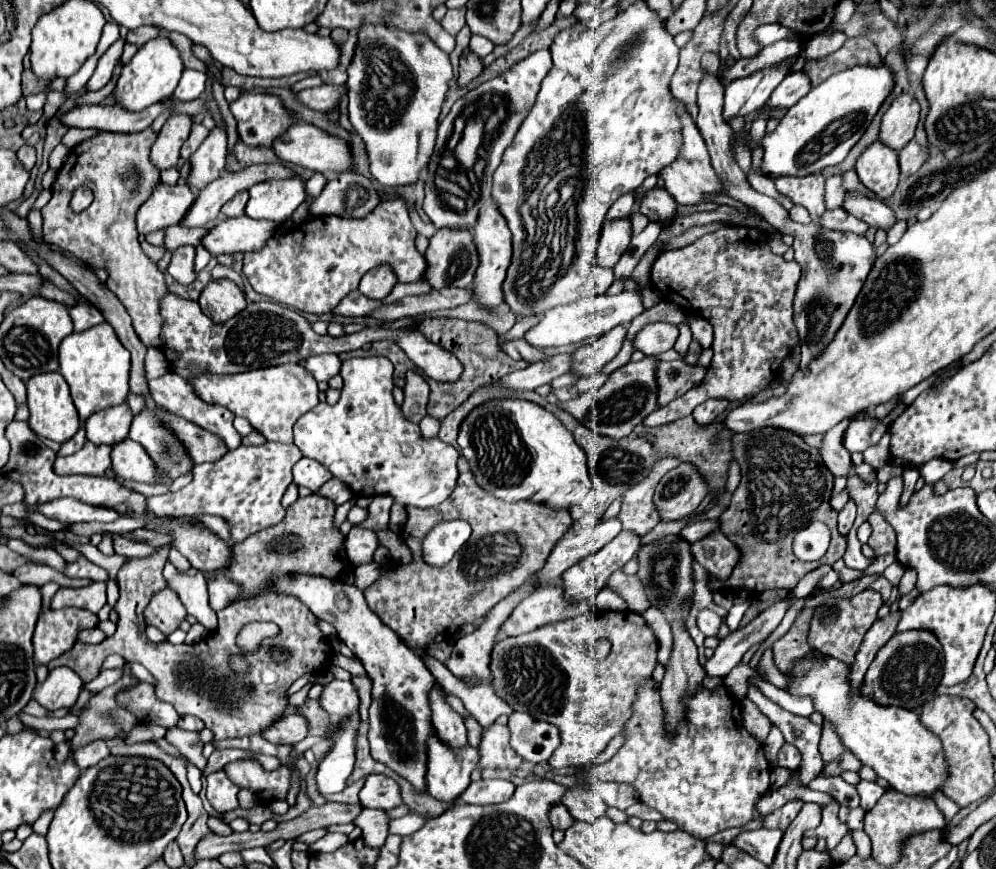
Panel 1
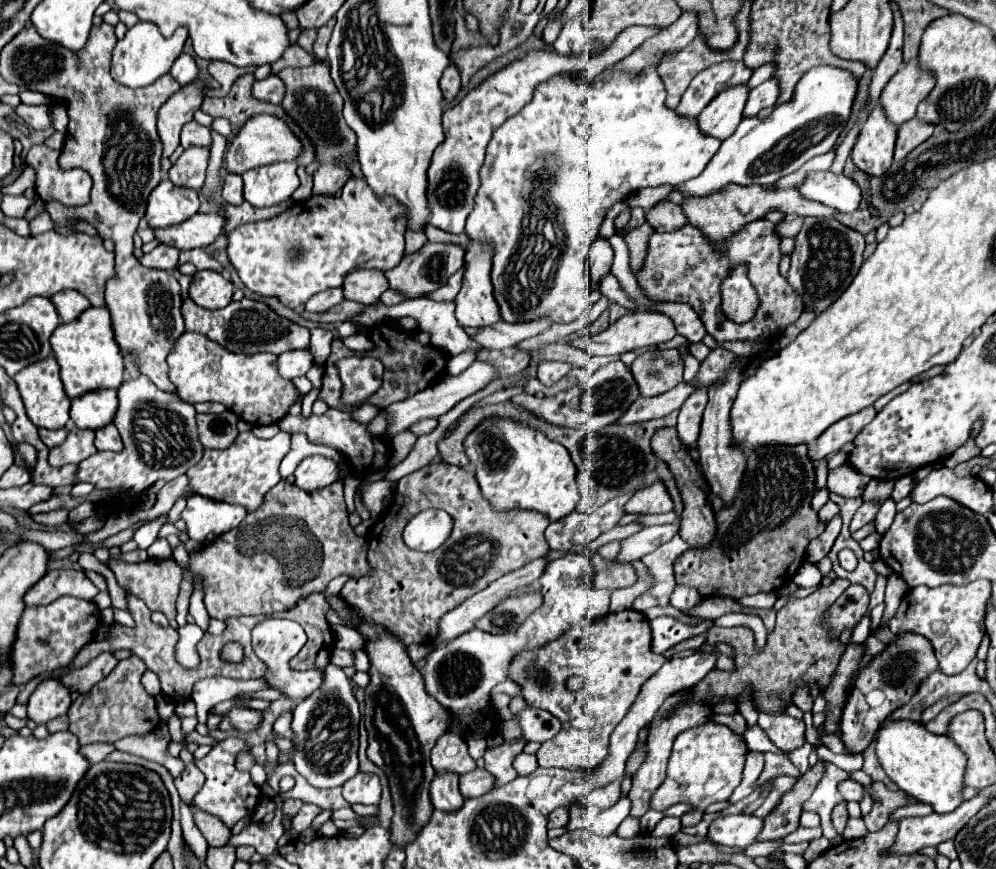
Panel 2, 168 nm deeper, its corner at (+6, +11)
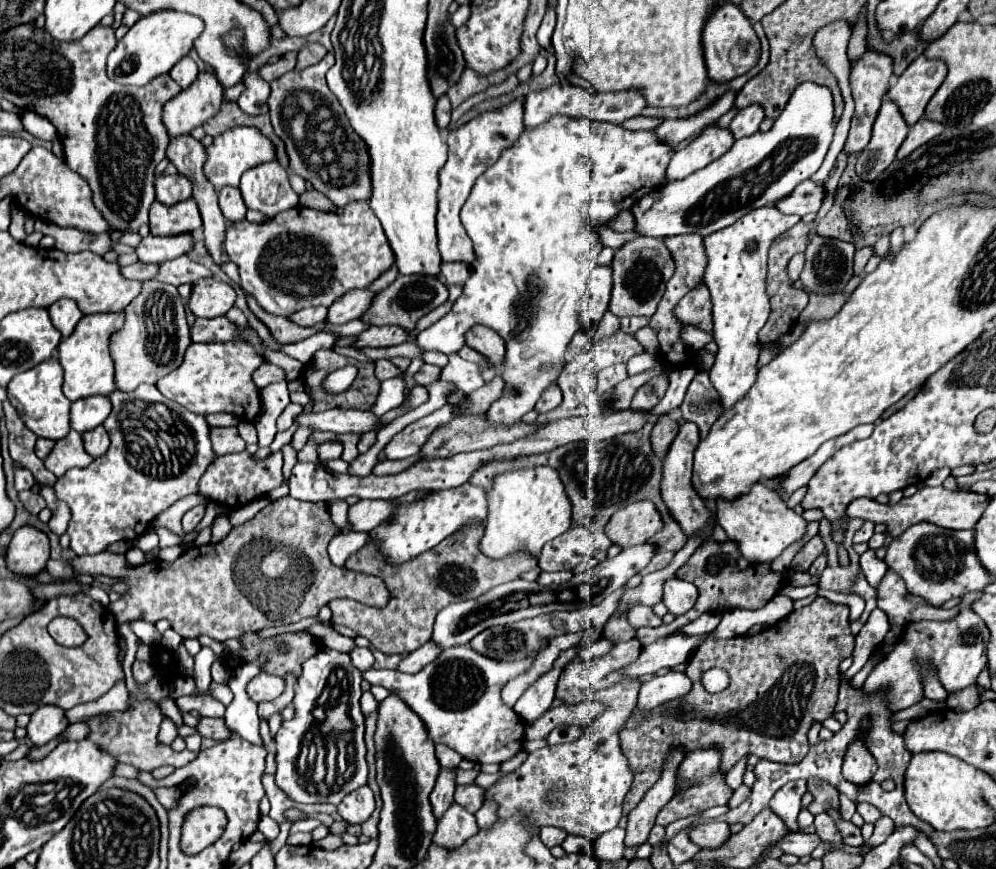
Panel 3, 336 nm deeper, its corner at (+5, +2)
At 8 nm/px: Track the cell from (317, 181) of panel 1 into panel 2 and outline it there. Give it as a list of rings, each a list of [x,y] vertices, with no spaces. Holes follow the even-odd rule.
[[[298,168],[298,176],[300,176],[300,186],[294,192],[294,198],[298,202],[304,202],[304,200],[308,200],[312,196],[312,176],[308,176],[304,168]]]

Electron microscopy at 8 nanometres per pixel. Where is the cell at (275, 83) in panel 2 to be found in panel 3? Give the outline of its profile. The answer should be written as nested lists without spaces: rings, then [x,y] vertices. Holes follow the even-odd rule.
[[[247,71],[243,75],[245,91],[239,95],[237,105],[247,113],[247,115],[261,115],[267,113],[267,93],[269,85],[259,77],[259,71]]]

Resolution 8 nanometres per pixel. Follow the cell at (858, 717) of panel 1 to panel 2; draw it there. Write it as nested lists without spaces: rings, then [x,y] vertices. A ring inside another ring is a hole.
[[[888,720],[874,736],[876,758],[888,778],[906,794],[930,804],[936,812],[950,812],[962,802],[962,774],[966,756],[948,740],[948,736],[926,730],[922,722],[914,720]]]

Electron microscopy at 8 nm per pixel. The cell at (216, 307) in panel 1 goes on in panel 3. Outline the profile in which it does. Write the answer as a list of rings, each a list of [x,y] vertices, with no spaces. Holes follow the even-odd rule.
[[[209,277],[209,279],[199,279],[193,289],[191,289],[191,299],[189,299],[189,309],[193,311],[195,317],[219,317],[225,315],[235,303],[235,291],[231,285]]]

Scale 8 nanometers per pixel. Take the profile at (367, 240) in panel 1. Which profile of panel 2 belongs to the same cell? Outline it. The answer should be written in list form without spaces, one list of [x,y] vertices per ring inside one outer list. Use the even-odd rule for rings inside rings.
[[[350,178],[340,196],[312,196],[296,202],[290,212],[266,222],[250,222],[228,234],[228,258],[238,270],[248,290],[258,296],[276,296],[284,306],[300,308],[306,300],[326,288],[342,286],[344,278],[356,268],[390,270],[404,256],[406,208],[394,196],[376,196],[374,190],[358,178]]]

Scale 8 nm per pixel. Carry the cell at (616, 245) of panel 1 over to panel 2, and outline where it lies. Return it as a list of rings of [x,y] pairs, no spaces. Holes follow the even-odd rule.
[[[598,236],[590,248],[590,276],[594,282],[598,282],[604,274],[610,272],[612,258],[614,258],[614,250],[612,250],[610,242],[606,238]]]

